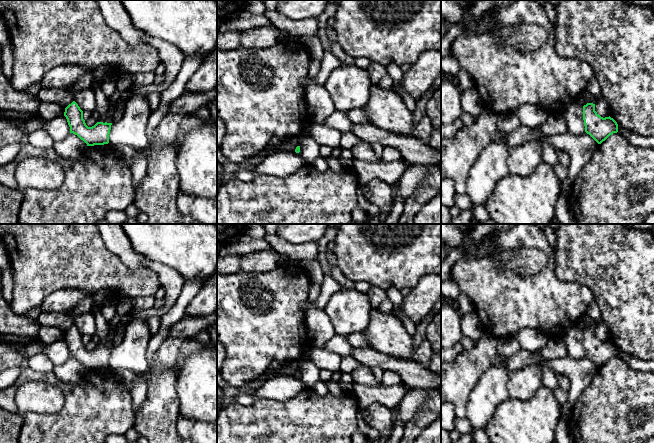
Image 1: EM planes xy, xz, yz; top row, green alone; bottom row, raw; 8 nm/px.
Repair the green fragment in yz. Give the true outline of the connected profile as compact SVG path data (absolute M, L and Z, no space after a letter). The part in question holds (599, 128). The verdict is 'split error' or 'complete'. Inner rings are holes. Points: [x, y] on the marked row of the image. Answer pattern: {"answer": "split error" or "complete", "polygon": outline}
{"answer": "complete", "polygon": "M587 103L583 106L583 120L585 132L598 144L601 144L613 133L618 132L617 122L610 116L603 118L598 115L593 103Z"}

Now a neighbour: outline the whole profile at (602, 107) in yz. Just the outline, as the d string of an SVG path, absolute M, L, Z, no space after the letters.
M600 97L595 103L595 111L601 117L609 117L610 116L610 105L609 102L604 98Z

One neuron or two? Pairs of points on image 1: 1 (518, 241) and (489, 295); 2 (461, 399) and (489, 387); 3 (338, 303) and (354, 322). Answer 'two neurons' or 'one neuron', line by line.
1: one neuron
2: two neurons
3: one neuron

